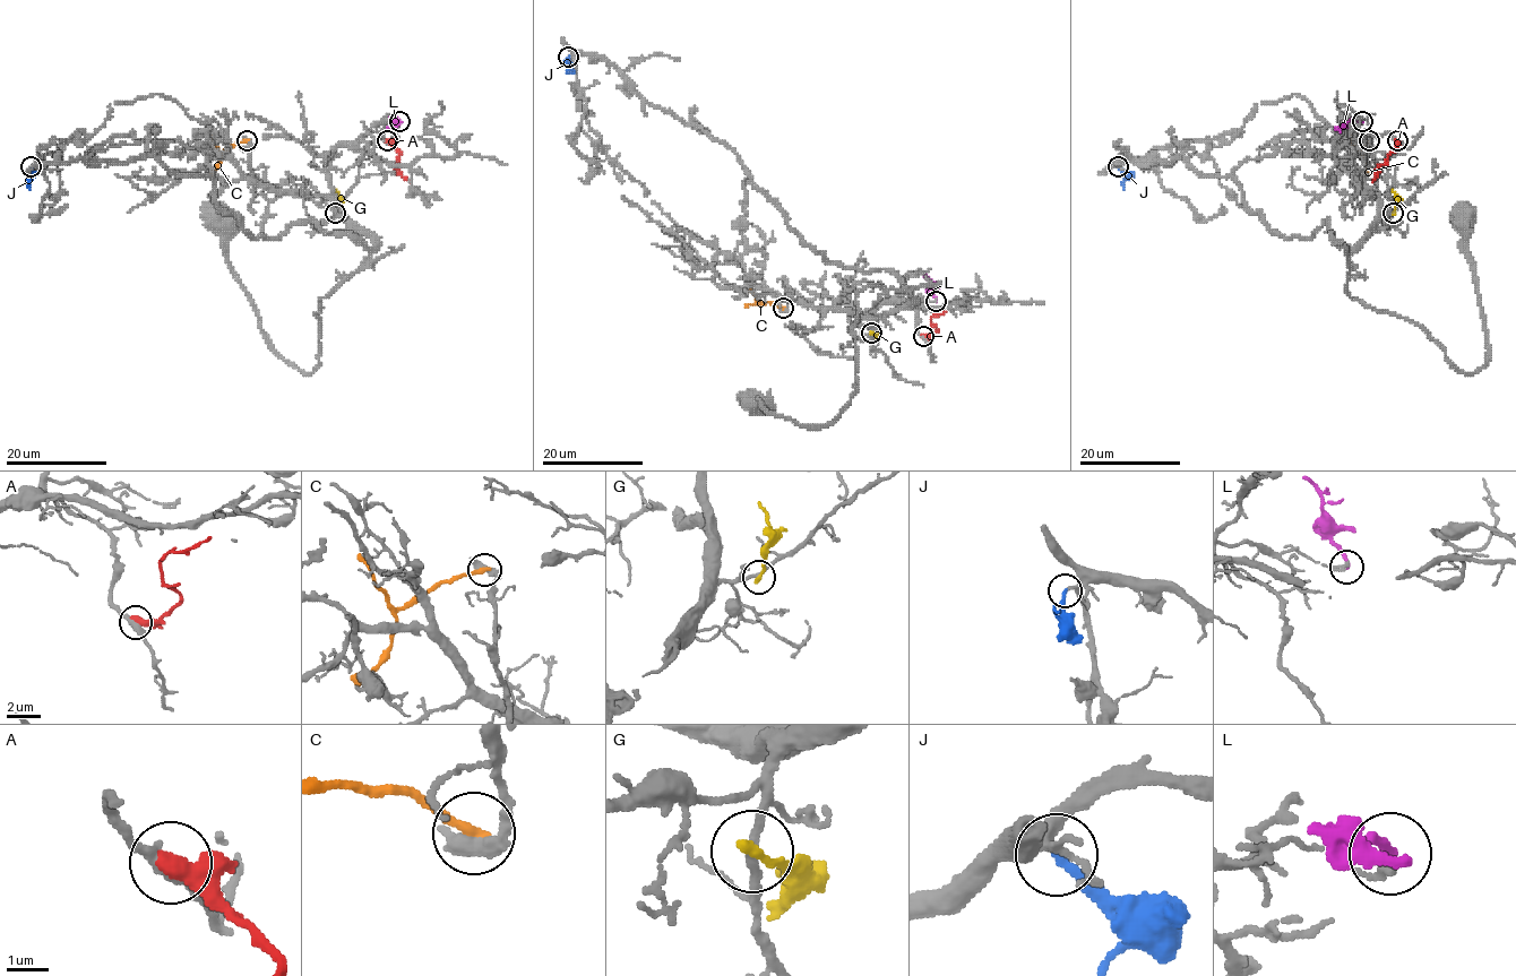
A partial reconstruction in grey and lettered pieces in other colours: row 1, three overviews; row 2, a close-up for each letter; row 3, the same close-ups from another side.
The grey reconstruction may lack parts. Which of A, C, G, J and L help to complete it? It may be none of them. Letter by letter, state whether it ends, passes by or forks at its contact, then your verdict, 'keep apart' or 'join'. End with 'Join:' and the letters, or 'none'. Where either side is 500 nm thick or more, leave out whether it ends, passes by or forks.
A: keep apart
C: keep apart
G: it ends there; keep apart
J: it ends there; join
L: it ends there; keep apart
Join: J

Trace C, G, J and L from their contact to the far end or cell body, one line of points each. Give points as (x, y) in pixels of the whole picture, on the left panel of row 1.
C: (247, 139), (227, 147), (217, 166), (207, 173)
G: (334, 213), (339, 203), (335, 190)
J: (32, 166), (27, 183), (31, 190)
L: (399, 121), (396, 120), (386, 128)

